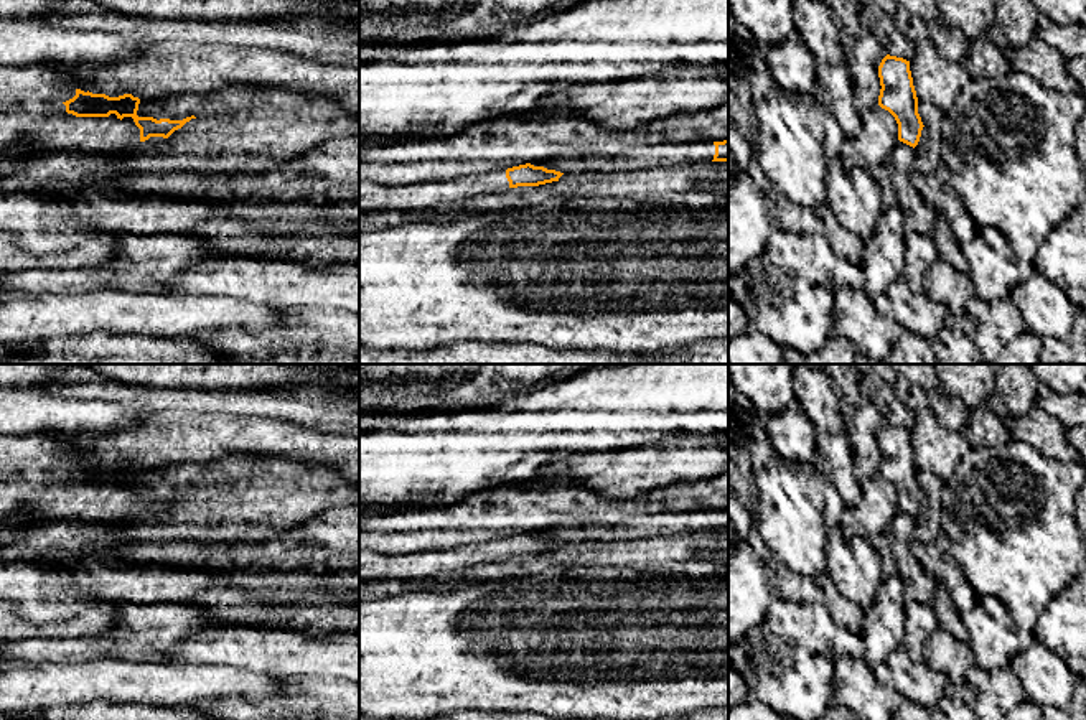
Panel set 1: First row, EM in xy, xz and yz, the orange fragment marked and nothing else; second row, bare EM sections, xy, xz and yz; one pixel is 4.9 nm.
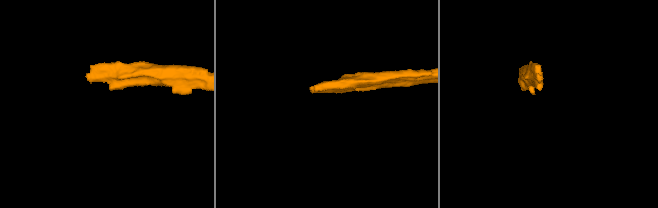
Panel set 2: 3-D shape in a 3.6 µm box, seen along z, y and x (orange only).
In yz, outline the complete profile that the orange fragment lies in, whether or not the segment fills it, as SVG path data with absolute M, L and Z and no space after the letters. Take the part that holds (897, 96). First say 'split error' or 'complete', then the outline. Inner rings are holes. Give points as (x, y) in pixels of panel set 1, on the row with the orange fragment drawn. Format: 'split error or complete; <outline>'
complete; M887 54L878 66L878 77L882 86L878 105L895 117L898 140L915 148L925 125L918 114L910 61Z

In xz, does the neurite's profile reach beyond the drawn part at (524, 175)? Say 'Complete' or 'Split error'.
Split error

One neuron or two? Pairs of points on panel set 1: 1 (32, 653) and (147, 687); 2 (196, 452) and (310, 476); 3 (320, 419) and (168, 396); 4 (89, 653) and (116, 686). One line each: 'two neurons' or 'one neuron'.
1: two neurons
2: two neurons
3: one neuron
4: two neurons

